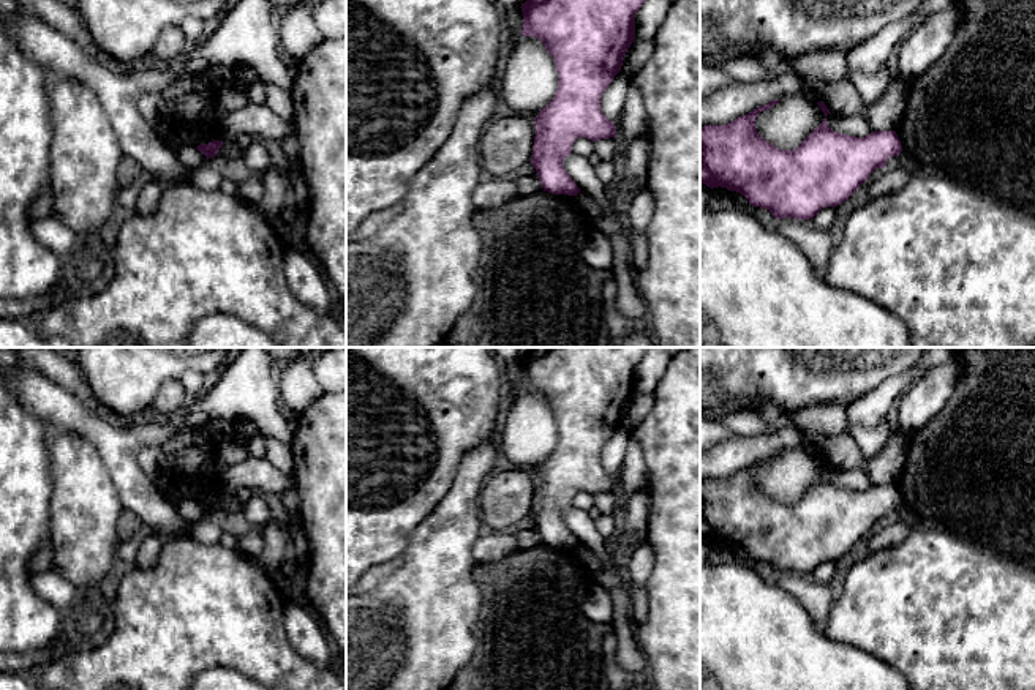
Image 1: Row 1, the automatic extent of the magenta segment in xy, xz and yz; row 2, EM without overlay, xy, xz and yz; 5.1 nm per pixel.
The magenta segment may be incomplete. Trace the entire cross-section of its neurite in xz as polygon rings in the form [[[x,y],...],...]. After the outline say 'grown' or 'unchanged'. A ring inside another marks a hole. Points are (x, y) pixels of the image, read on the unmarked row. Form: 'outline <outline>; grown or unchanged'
outline [[[529,347],[521,357],[523,390],[539,392],[553,411],[558,444],[534,472],[536,489],[531,516],[544,545],[577,549],[580,542],[566,526],[563,515],[572,508],[578,491],[593,496],[615,491],[616,480],[602,463],[604,444],[621,425],[627,403],[635,393],[635,368],[648,347]]]; unchanged

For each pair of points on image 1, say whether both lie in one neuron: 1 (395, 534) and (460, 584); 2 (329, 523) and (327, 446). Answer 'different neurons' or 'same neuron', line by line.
1: different neurons
2: same neuron

